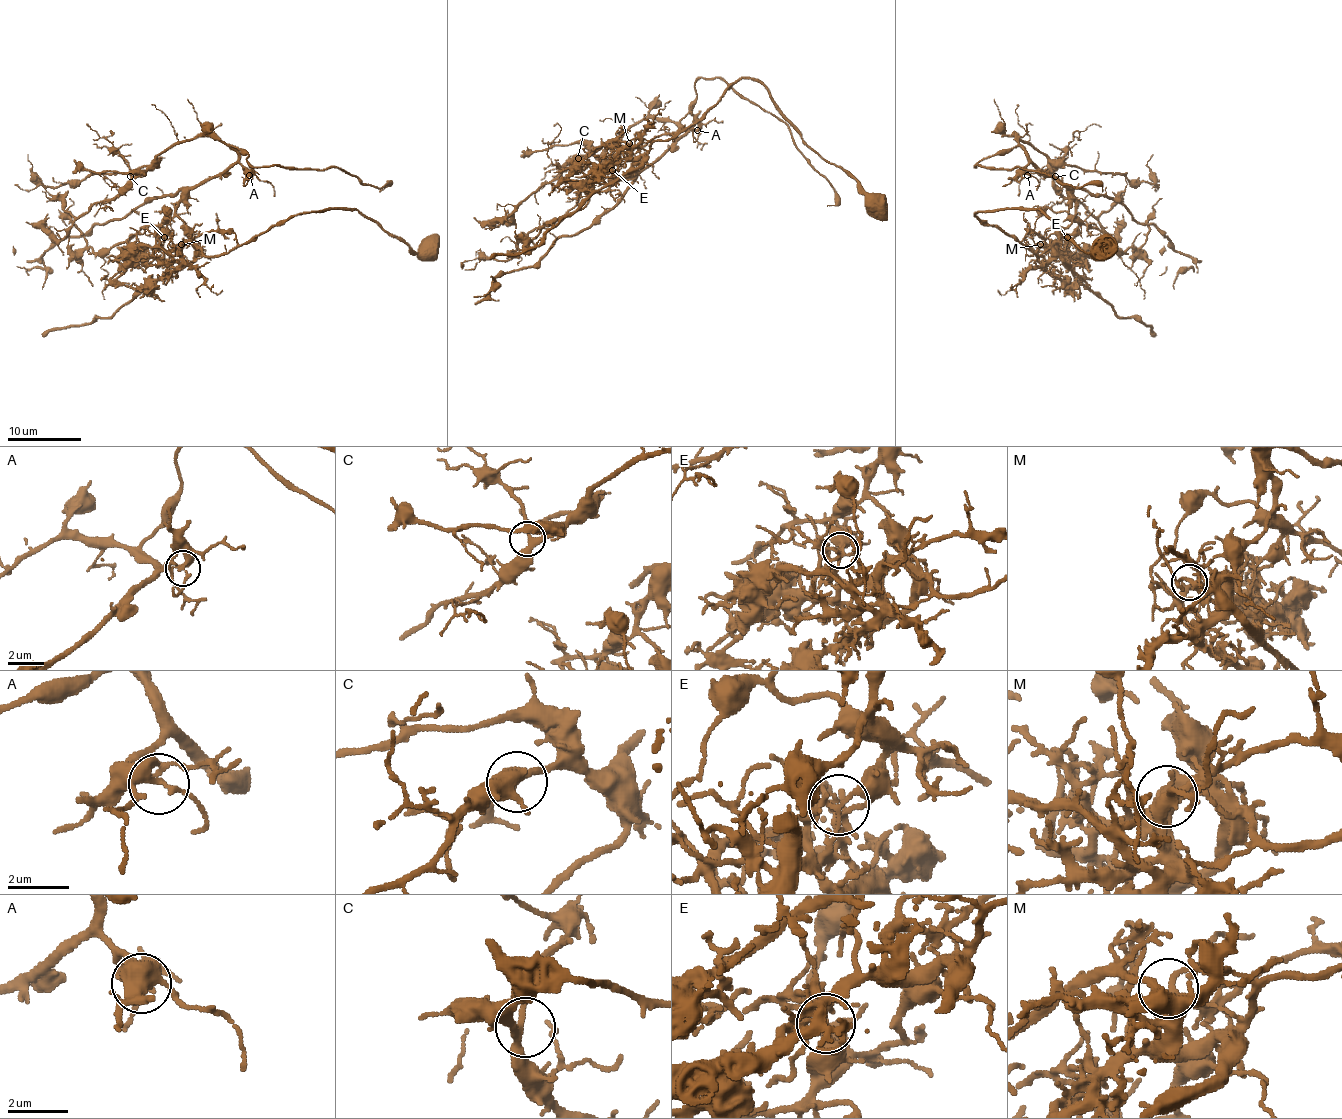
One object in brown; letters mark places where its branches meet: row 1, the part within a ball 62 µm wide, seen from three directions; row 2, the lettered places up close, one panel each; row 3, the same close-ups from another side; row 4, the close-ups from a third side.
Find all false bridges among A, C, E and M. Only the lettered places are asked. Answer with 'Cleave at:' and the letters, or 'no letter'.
Cleave at: E

